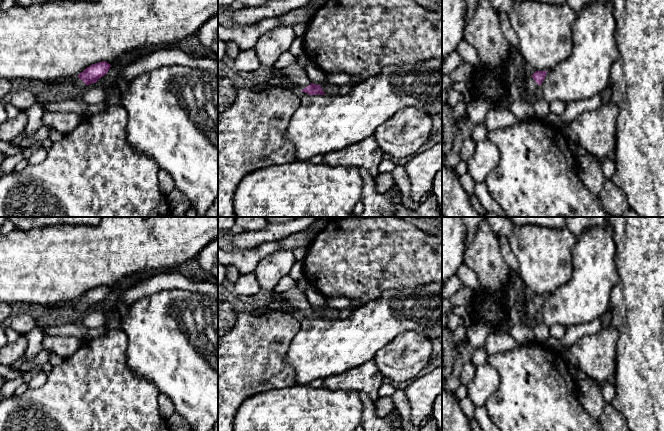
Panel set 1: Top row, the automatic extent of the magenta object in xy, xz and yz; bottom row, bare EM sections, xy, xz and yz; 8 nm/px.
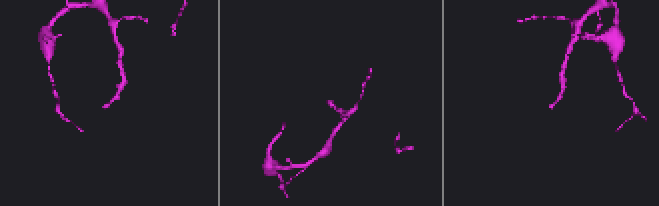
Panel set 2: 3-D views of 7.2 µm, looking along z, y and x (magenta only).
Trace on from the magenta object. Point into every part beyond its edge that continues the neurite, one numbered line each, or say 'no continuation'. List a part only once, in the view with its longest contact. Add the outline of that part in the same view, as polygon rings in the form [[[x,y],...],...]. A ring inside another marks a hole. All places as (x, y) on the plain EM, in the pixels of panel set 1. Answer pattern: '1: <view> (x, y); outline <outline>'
1: xy (77, 307); outline [[[75,301],[69,305],[72,311],[76,312],[77,314],[83,314],[87,312],[87,309],[79,301]]]

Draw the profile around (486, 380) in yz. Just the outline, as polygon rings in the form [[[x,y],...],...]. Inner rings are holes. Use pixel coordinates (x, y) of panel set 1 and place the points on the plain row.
[[[489,363],[476,368],[474,377],[468,382],[467,397],[475,407],[485,406],[487,399],[498,389],[498,371]]]

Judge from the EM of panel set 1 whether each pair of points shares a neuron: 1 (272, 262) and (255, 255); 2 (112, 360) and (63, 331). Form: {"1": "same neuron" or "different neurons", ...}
{"1": "different neurons", "2": "different neurons"}

